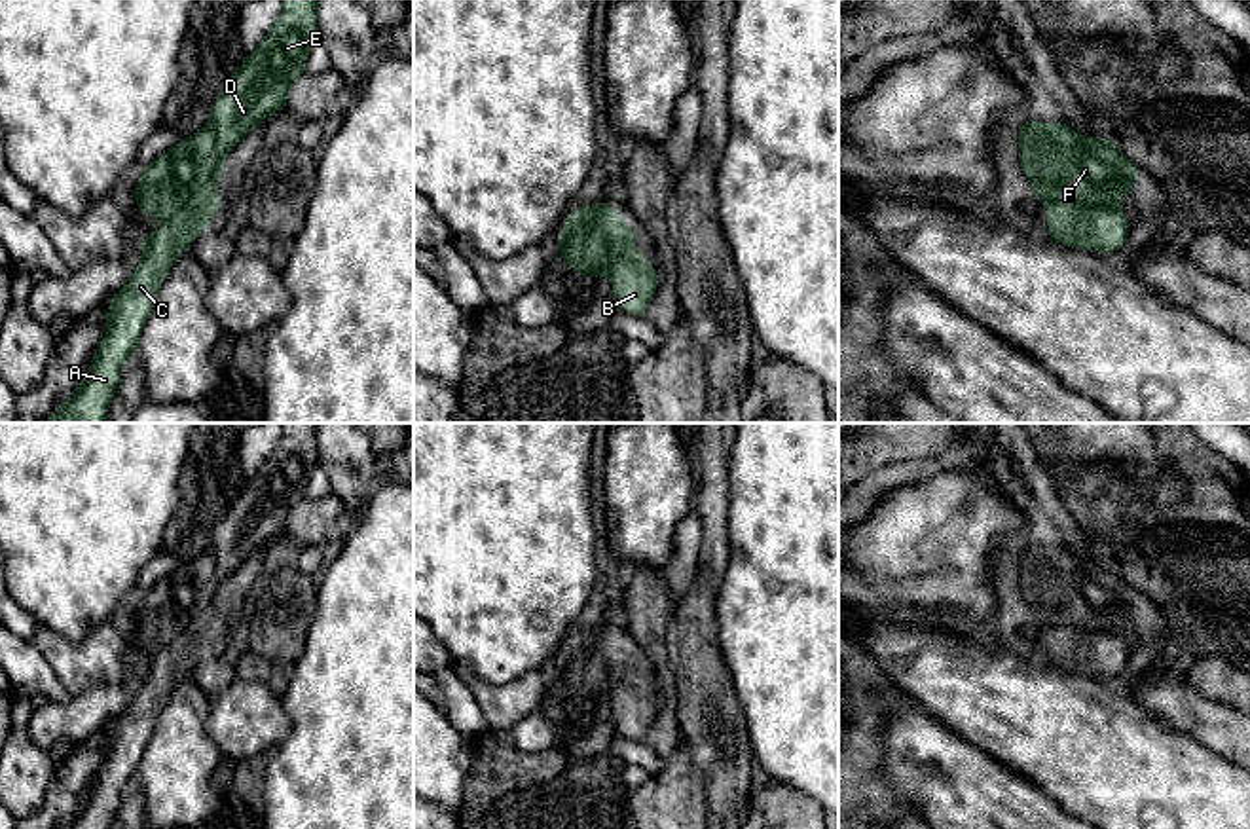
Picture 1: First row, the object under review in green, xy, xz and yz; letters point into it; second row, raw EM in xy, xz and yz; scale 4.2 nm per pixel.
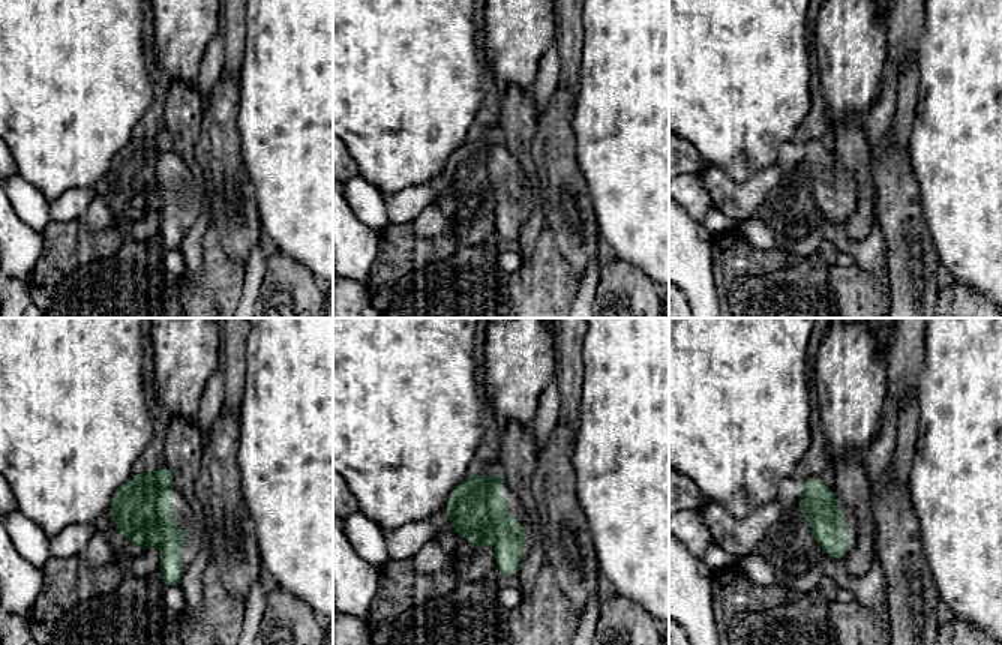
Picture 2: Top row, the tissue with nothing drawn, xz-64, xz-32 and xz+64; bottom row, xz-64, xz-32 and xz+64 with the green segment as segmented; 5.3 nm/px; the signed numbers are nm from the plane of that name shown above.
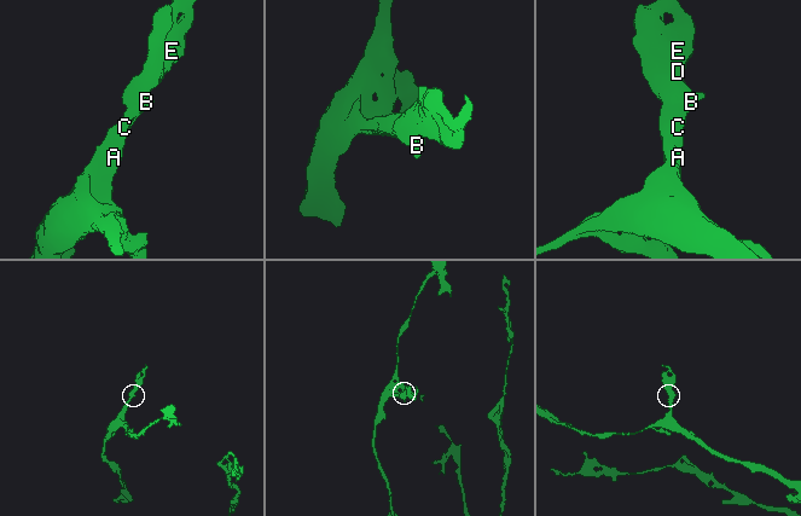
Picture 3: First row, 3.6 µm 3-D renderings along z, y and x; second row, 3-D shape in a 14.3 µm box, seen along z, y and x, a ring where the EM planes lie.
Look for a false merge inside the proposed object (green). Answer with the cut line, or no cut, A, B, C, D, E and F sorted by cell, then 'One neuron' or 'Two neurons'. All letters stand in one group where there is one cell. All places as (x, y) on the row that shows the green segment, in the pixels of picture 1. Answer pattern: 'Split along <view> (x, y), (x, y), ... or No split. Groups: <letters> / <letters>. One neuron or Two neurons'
Split along xz (617, 213), (611, 213), (604, 222), (606, 274). Groups: A B C / D E F. Two neurons

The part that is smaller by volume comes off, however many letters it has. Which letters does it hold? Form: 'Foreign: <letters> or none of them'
Foreign: D, E, F

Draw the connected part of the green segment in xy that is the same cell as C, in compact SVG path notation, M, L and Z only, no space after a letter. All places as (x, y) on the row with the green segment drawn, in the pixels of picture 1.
M214 188L197 192L176 214L146 235L142 262L131 279L114 292L106 309L106 334L91 357L91 370L72 393L42 423L104 423L110 400L121 378L121 366L137 355L142 326L156 294L178 256L211 224L222 197Z

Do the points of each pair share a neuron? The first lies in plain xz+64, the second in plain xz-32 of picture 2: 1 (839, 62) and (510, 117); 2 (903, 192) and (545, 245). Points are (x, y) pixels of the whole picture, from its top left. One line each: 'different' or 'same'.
1: different
2: different

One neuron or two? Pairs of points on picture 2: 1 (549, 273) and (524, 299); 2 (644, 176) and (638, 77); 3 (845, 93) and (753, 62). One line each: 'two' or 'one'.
1: one
2: one
3: two

